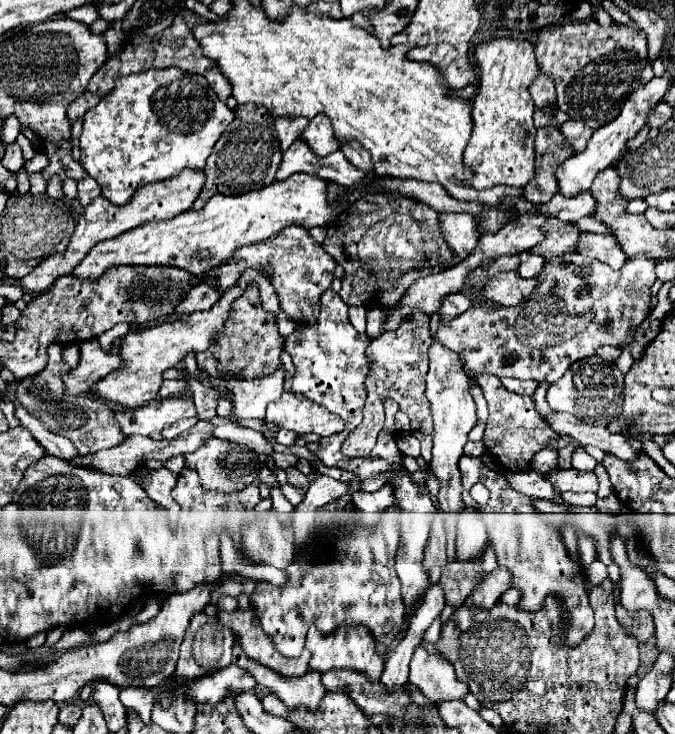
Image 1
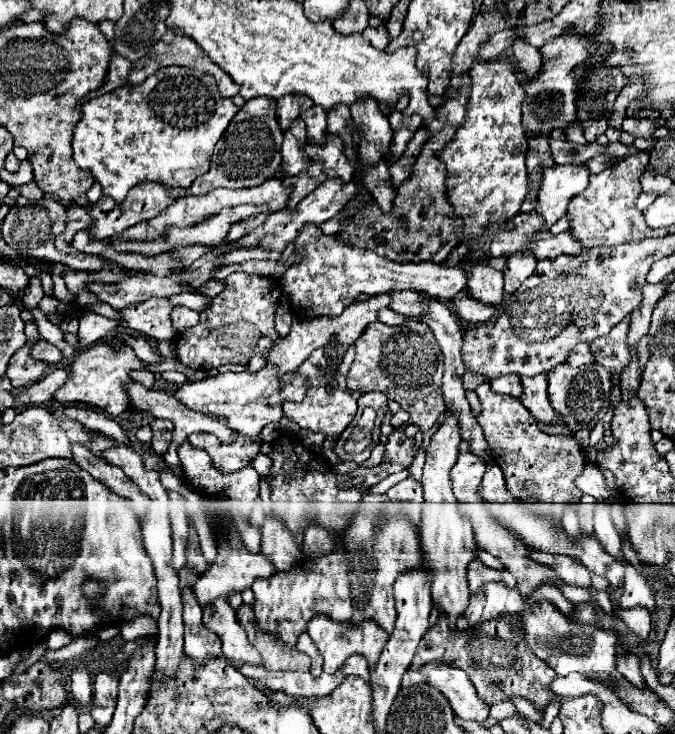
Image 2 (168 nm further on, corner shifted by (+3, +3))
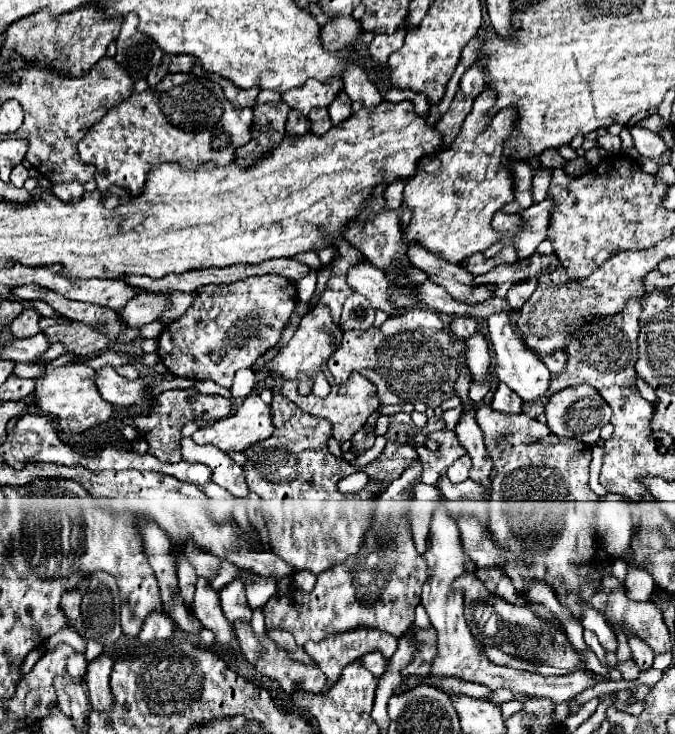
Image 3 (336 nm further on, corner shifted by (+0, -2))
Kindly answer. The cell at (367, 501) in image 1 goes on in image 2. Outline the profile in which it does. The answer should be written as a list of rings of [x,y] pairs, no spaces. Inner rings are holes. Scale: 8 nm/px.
[[[408,476],[406,480],[398,482],[396,486],[392,486],[388,490],[388,498],[390,500],[412,500],[412,502],[422,502],[422,484],[418,480],[414,480],[412,476]]]

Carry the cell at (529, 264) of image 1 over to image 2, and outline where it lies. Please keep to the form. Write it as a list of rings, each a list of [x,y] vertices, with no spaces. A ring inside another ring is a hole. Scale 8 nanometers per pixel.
[[[528,252],[512,254],[504,268],[504,292],[512,294],[514,290],[518,290],[518,286],[528,276],[534,274],[534,268],[536,268],[536,260],[532,258],[532,254],[528,254]]]

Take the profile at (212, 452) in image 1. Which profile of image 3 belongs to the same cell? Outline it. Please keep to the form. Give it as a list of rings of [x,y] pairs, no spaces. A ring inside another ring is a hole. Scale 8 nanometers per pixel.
[[[251,393],[247,399],[243,399],[243,403],[239,405],[239,409],[229,415],[227,419],[219,419],[211,425],[203,425],[197,433],[193,433],[193,441],[197,445],[215,445],[225,453],[237,451],[243,453],[247,447],[251,447],[253,443],[261,443],[267,437],[271,437],[273,433],[273,423],[271,423],[271,409],[269,405],[265,405],[259,397],[259,393]]]

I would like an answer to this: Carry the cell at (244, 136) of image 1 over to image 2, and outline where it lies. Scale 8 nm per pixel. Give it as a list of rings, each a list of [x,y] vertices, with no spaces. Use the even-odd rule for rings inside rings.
[[[252,98],[240,112],[232,118],[224,138],[216,144],[210,170],[196,178],[190,186],[192,194],[208,194],[214,188],[252,188],[268,180],[282,164],[280,156],[282,146],[282,128],[276,120],[276,100],[272,98]]]

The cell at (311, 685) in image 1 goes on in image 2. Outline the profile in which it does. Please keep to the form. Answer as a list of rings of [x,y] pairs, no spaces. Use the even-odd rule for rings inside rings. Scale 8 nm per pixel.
[[[216,598],[204,608],[204,624],[222,640],[222,652],[228,660],[260,666],[258,650],[248,642],[244,628],[236,622],[236,614],[226,598]]]

